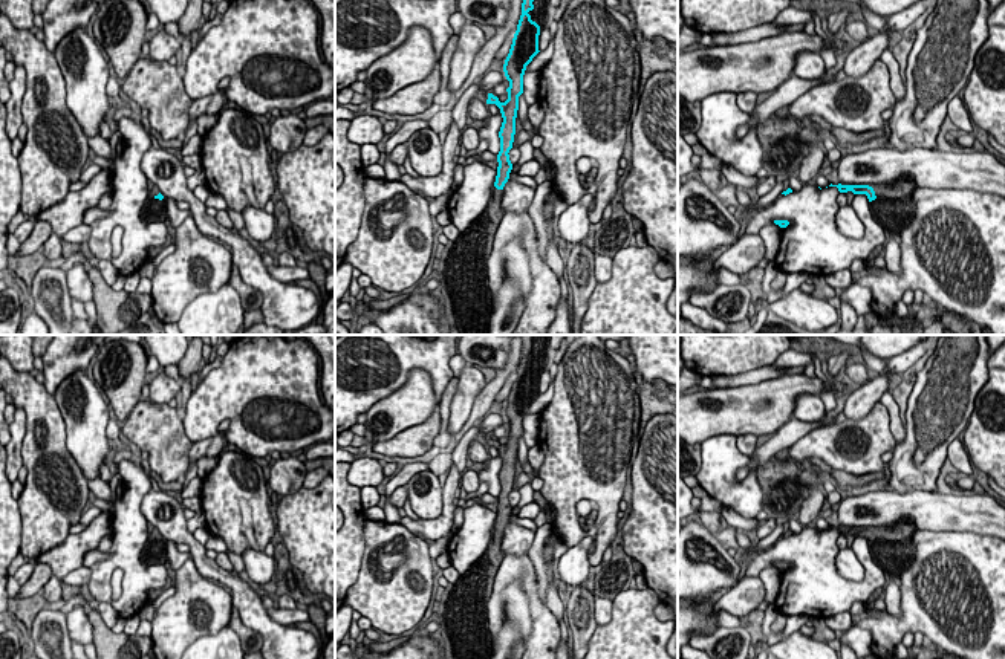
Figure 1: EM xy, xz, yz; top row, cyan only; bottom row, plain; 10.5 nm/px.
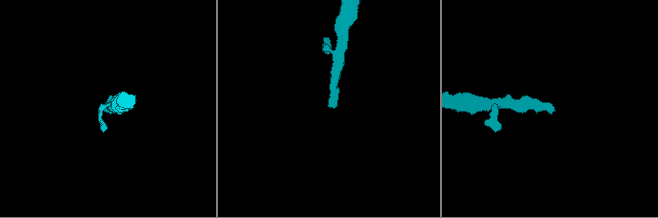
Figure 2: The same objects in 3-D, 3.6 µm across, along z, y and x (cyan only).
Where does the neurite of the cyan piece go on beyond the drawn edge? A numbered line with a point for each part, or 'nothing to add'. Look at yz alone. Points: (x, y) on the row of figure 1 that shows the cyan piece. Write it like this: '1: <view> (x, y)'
1: yz (892, 210)

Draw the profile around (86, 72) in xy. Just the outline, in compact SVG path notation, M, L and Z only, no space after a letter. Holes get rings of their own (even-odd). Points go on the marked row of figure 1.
M76 28L70 34L61 38L54 52L60 70L66 81L66 104L80 122L87 138L99 135L99 124L102 121L113 124L107 118L109 109L113 106L112 99L106 93L109 81L109 61L102 57L101 47L95 38L87 34L87 29Z

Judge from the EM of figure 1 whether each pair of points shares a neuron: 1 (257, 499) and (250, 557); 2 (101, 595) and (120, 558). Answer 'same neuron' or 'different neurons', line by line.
1: different neurons
2: same neuron

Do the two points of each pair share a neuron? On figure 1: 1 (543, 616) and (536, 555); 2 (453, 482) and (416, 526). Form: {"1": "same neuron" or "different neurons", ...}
{"1": "different neurons", "2": "same neuron"}

